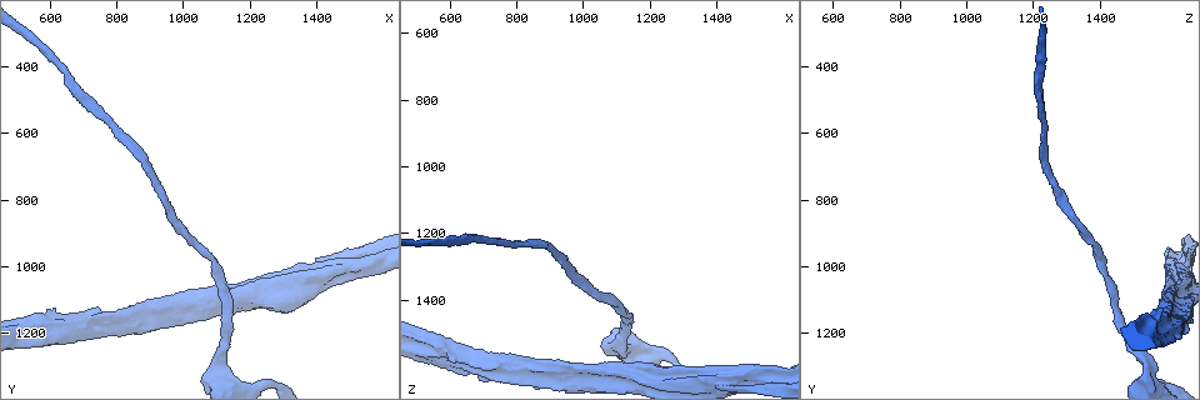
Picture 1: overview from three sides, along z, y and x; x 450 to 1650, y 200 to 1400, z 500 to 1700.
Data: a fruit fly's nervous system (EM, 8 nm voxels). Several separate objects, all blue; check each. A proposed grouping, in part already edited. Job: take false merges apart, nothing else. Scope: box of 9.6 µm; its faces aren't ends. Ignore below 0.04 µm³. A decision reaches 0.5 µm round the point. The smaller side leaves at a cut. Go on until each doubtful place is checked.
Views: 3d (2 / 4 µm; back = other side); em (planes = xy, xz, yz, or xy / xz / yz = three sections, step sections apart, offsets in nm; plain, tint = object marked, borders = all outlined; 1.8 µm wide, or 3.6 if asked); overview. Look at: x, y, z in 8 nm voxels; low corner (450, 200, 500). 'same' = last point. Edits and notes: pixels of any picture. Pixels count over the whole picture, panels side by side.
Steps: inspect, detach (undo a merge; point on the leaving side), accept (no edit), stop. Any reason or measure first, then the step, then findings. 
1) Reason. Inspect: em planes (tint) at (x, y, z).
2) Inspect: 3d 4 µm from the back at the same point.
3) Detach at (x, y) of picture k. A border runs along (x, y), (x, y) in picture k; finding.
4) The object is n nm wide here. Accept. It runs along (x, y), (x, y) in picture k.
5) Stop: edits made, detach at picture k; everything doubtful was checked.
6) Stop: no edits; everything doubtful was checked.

Sudden change in width. Inspect: 3d 4 µm from the back at (1420, 1020, 1650).

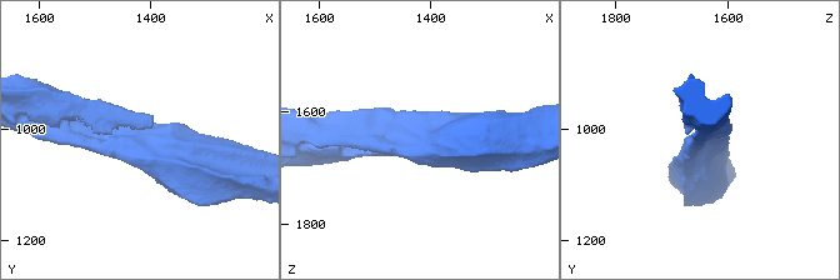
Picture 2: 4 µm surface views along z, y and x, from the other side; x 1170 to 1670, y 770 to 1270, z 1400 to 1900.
Inspect: em 3.6 µm xz step 8 (tint) at (1420, 1030, 1645).

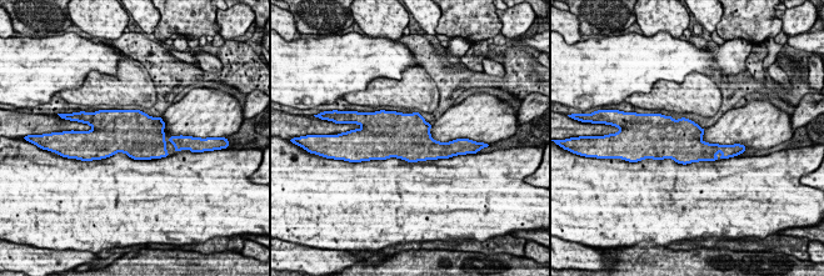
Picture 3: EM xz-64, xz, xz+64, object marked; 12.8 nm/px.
Another direction. Inspect: em 3.6 µm planes (tint) at the same point.

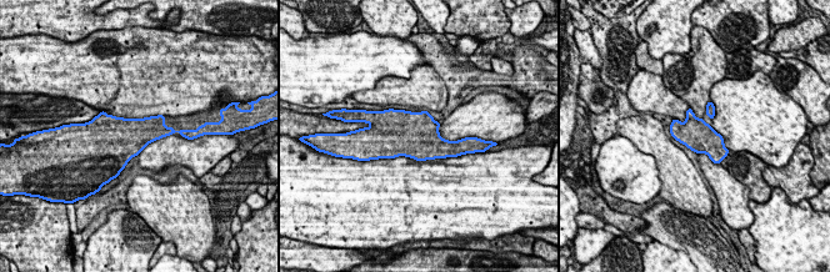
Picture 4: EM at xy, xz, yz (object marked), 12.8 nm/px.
Accept. One neuron here.

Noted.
Arms part here. Inspect: em planes (tint) at (930, 1160, 1640).

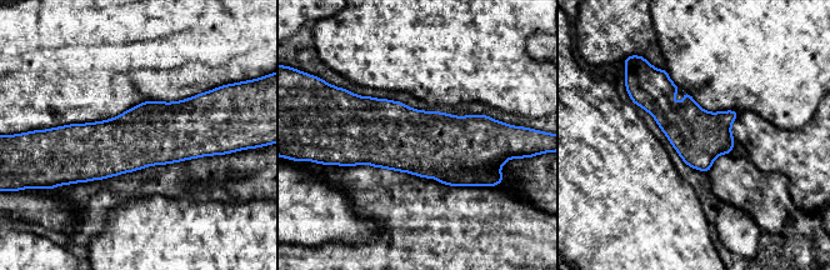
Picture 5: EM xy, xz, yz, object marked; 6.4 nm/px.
The object is 340 nm wide here. Accept. Continuous, no second neuron.

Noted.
Thick turns thin. Inspect: 3d 2 µm at (720, 1190, 1610).

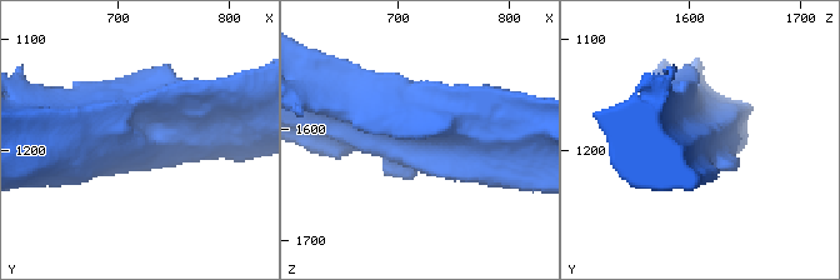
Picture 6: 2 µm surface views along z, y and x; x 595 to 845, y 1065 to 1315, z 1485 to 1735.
Now the EM. Inspect: em planes (tint) at (730, 1190, 1612).

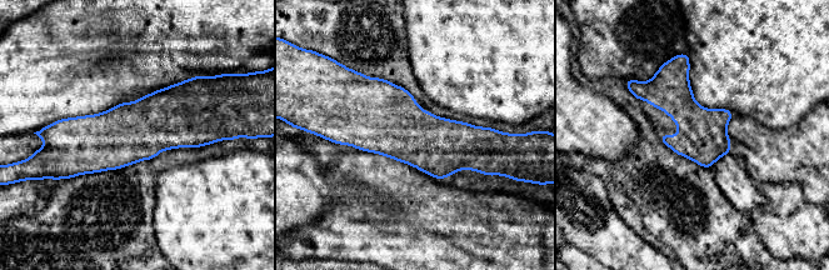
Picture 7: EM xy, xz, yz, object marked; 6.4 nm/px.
Accept. Continuous, no second neuron.

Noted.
Arms run side by side. Inspect: em xy step 4 (tint) at (1130, 1110, 1630).

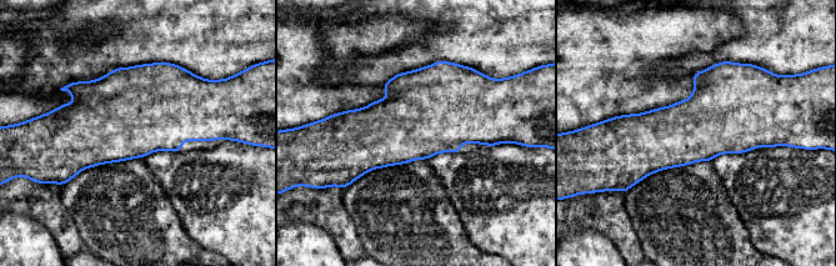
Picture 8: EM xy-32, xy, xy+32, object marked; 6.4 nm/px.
Inspect: em planes (borders) at the same point.

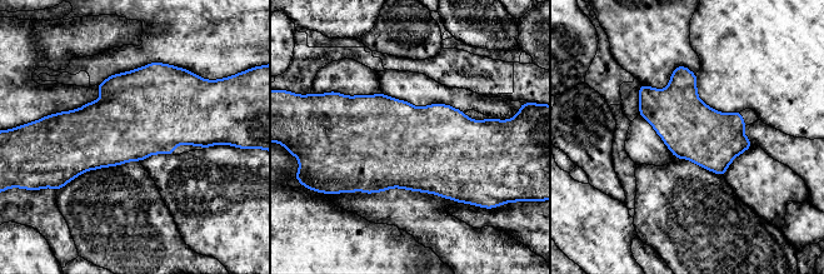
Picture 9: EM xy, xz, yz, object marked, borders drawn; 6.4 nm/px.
Accept. One neuron here.

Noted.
Stop: no edits; everything doubtful was checked.

